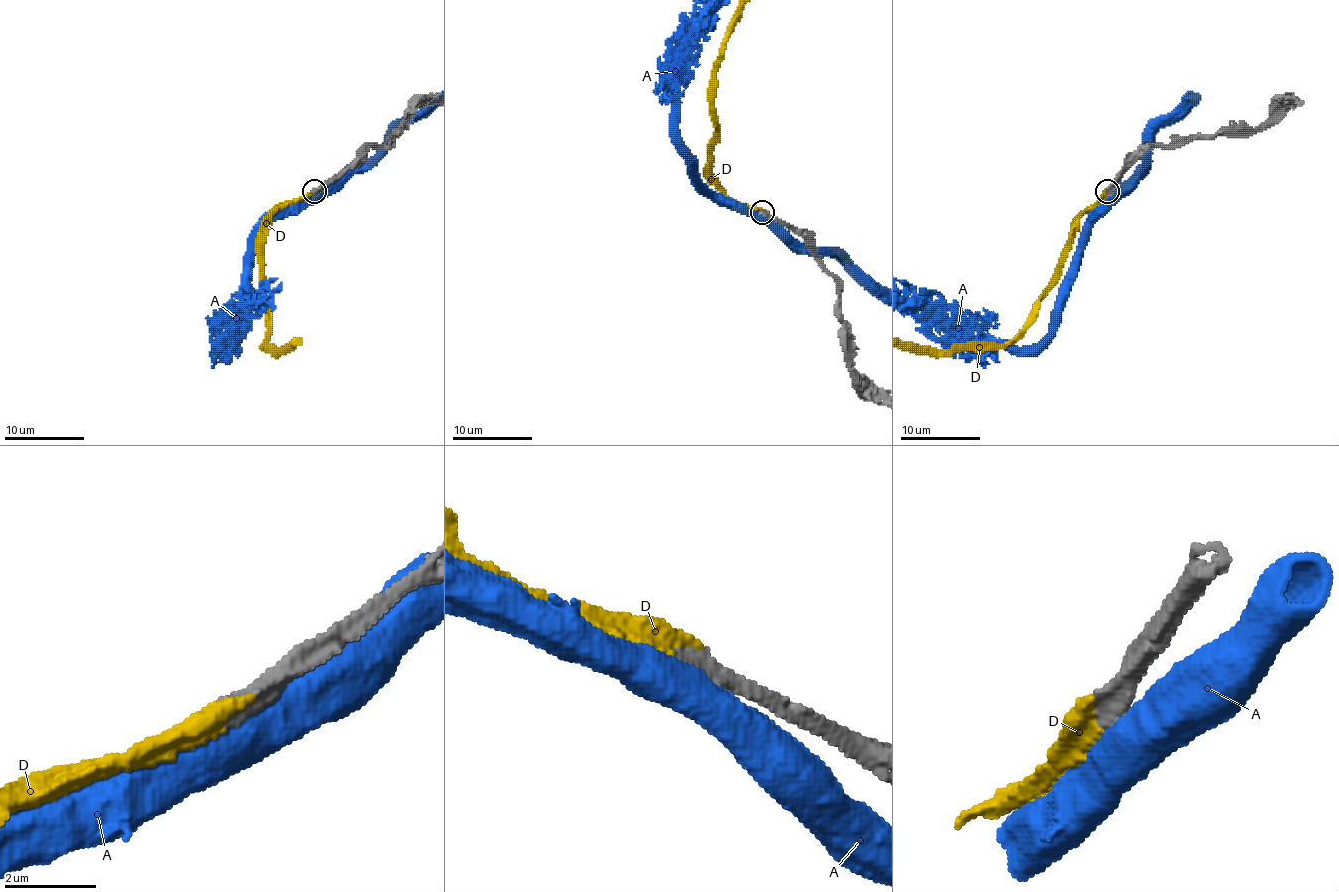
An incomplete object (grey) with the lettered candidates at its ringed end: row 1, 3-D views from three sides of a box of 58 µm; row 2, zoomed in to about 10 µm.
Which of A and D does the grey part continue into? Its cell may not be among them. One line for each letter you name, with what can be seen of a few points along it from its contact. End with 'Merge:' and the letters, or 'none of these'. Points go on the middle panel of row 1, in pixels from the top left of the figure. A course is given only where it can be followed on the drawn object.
Merge: D

